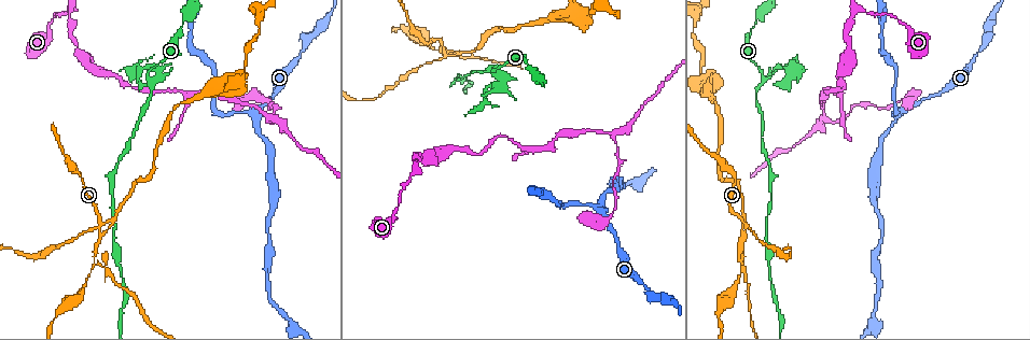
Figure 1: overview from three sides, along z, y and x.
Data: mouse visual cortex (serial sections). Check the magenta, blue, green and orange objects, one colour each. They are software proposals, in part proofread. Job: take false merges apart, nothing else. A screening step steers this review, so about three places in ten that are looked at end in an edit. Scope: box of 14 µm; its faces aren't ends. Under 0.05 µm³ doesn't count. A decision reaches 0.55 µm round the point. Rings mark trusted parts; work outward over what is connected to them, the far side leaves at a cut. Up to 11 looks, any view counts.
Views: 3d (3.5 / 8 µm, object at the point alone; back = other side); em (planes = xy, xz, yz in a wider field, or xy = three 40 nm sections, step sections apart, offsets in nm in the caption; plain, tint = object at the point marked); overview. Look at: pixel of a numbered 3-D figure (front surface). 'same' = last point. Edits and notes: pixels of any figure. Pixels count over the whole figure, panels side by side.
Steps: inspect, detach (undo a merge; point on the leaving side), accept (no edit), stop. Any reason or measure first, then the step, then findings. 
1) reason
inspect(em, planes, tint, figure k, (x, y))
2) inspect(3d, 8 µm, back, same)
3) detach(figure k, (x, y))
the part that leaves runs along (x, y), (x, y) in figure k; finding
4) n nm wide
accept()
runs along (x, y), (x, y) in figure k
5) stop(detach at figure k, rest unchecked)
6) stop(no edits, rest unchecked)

sharp bend
inspect(3d, 3.5 µm, back, figure 1, (855, 8))

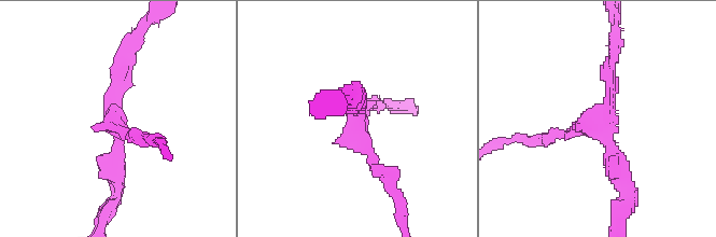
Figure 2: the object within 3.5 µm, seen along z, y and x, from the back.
now the EM
inspect(em, planes, tint, figure 2, (597, 128))

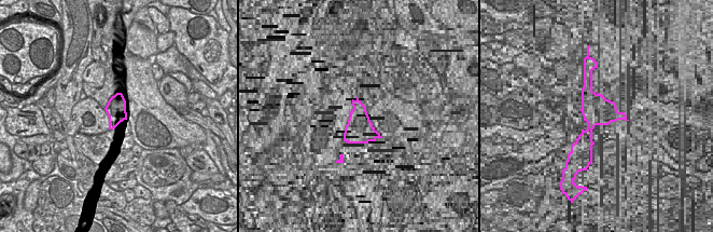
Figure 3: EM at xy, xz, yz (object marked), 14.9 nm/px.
accept()
runs along (537, 140), (598, 127), (628, 186) in figure 2; all the same cell

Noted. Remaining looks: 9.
a narrow waist
inspect(3d, 3.5 µm, figure 1, (163, 90))

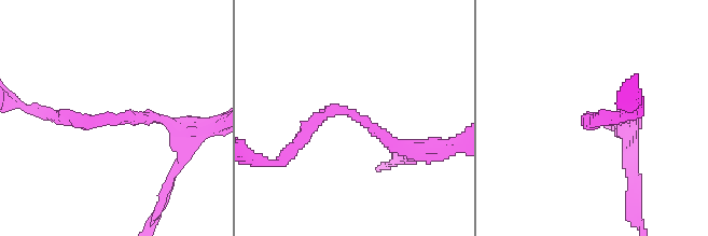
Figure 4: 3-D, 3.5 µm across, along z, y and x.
inspect(em, xy, step 5, tint, figure 4, (355, 114))

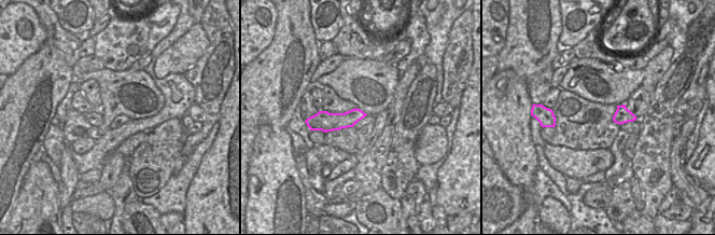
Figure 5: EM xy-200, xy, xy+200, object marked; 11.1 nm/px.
accept()
runs along (55, 114), (162, 118), (175, 127) in figure 4; all the same cell

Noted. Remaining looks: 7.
branch point
inspect(3d, 3.5 µm, figure 1, (765, 80))

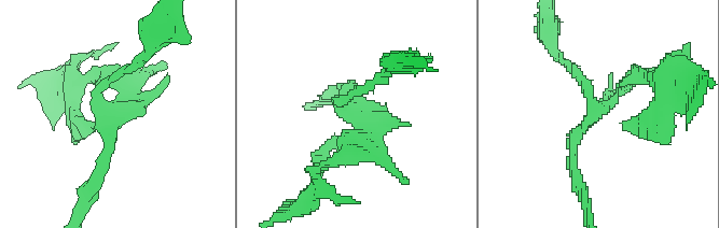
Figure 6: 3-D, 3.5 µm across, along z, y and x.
need the tissue
inspect(em, xy, step 5, plain, figure 6, (101, 113))

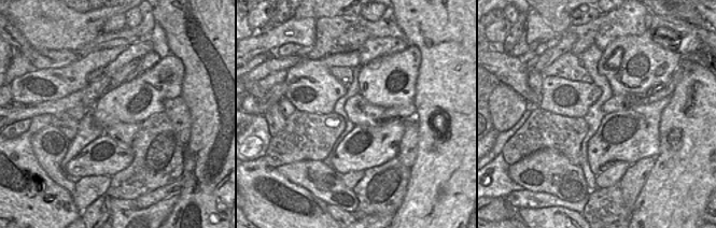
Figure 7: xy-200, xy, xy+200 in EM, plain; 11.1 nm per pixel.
inspect(em, xy, step 5, tint, same)

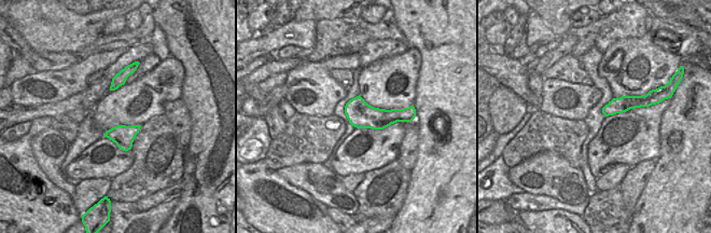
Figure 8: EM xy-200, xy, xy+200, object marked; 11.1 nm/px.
detach(figure 6, (369, 147))
a second cell is stuck on

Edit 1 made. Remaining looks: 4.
inspect(overview)

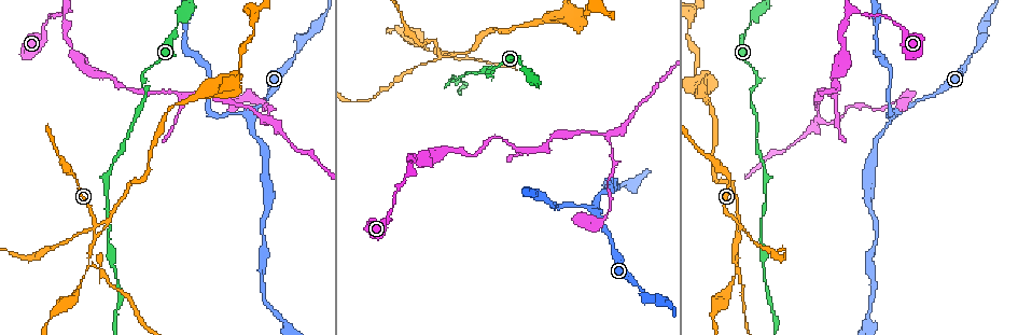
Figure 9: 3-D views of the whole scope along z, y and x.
four-way junction
inspect(3d, 3.5 µm, figure 9, (737, 221))

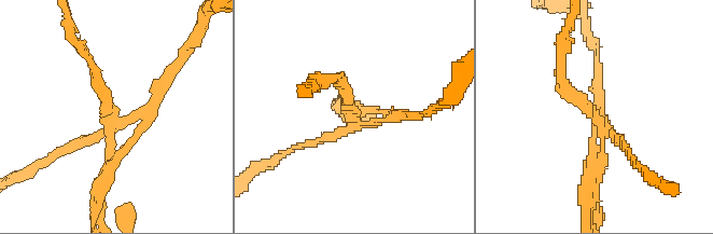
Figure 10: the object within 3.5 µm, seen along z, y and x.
inspect(em, xy, step 1, tint, figure 10, (112, 113))

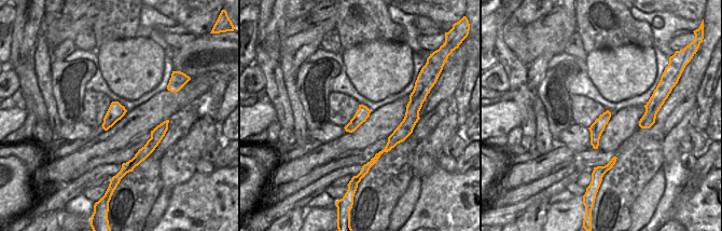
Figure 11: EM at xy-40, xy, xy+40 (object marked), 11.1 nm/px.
inspect(em, xy, step 5, tint, same)

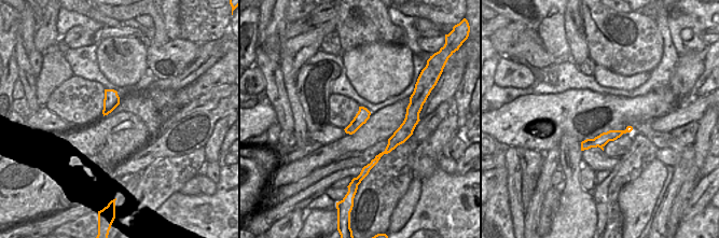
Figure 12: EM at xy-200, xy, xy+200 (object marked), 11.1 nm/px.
detach(figure 10, (591, 140))
the part that leaves runs along (592, 111), (606, 124), (598, 71) in figure 10; a second cell is stuck on

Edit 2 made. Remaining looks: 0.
stop(detach at figure 6, detach at figure 10, rest unchecked)

